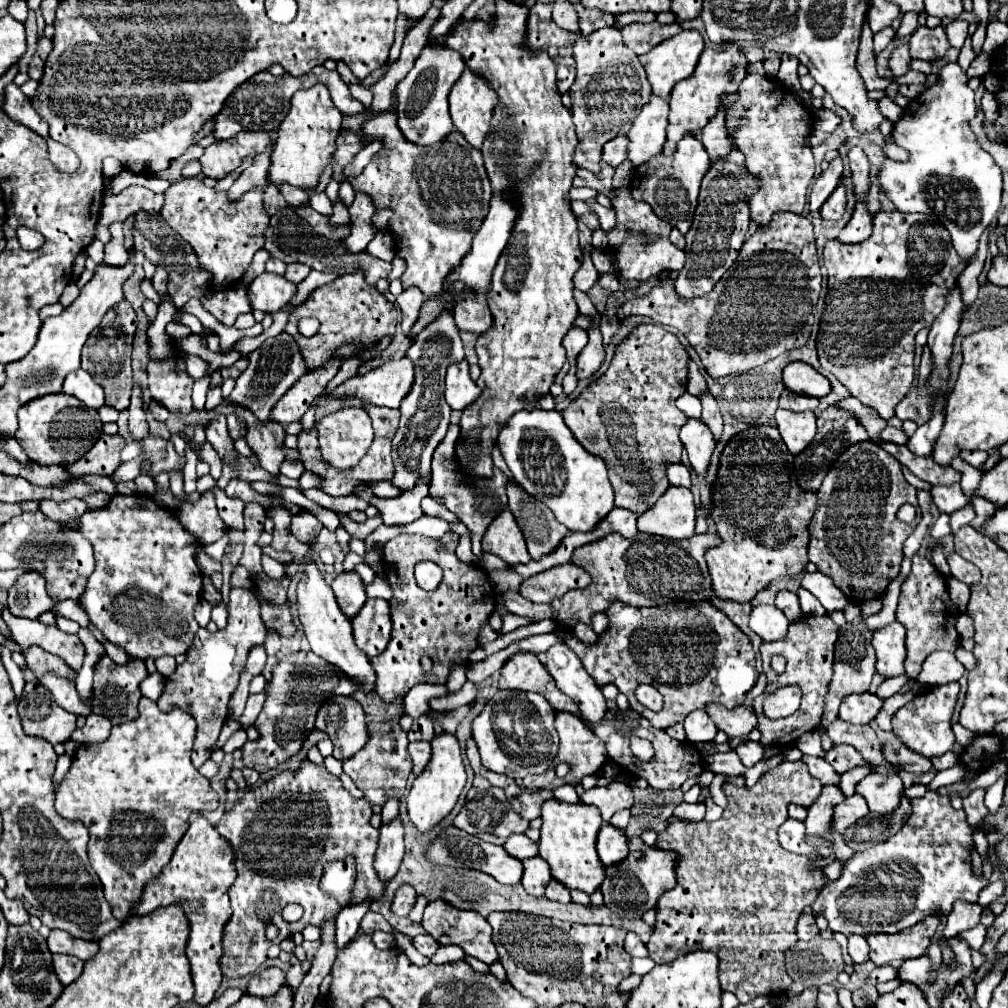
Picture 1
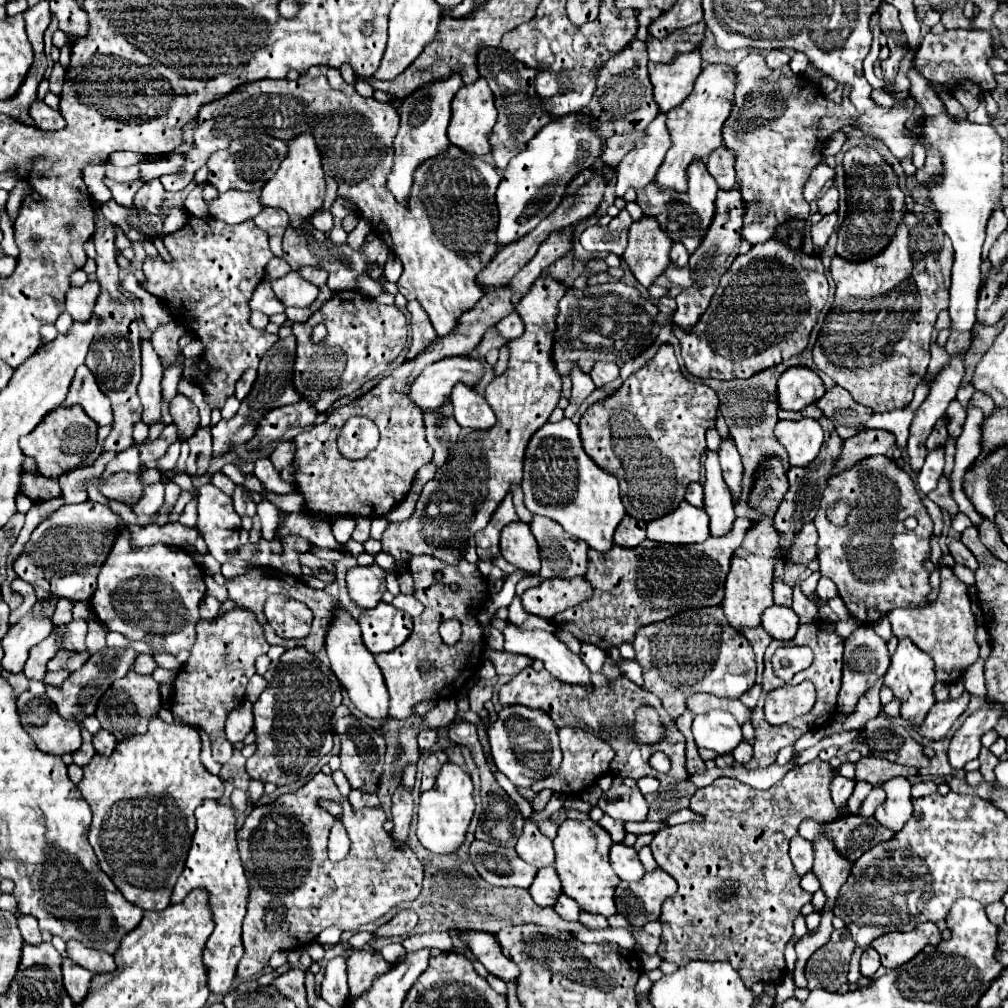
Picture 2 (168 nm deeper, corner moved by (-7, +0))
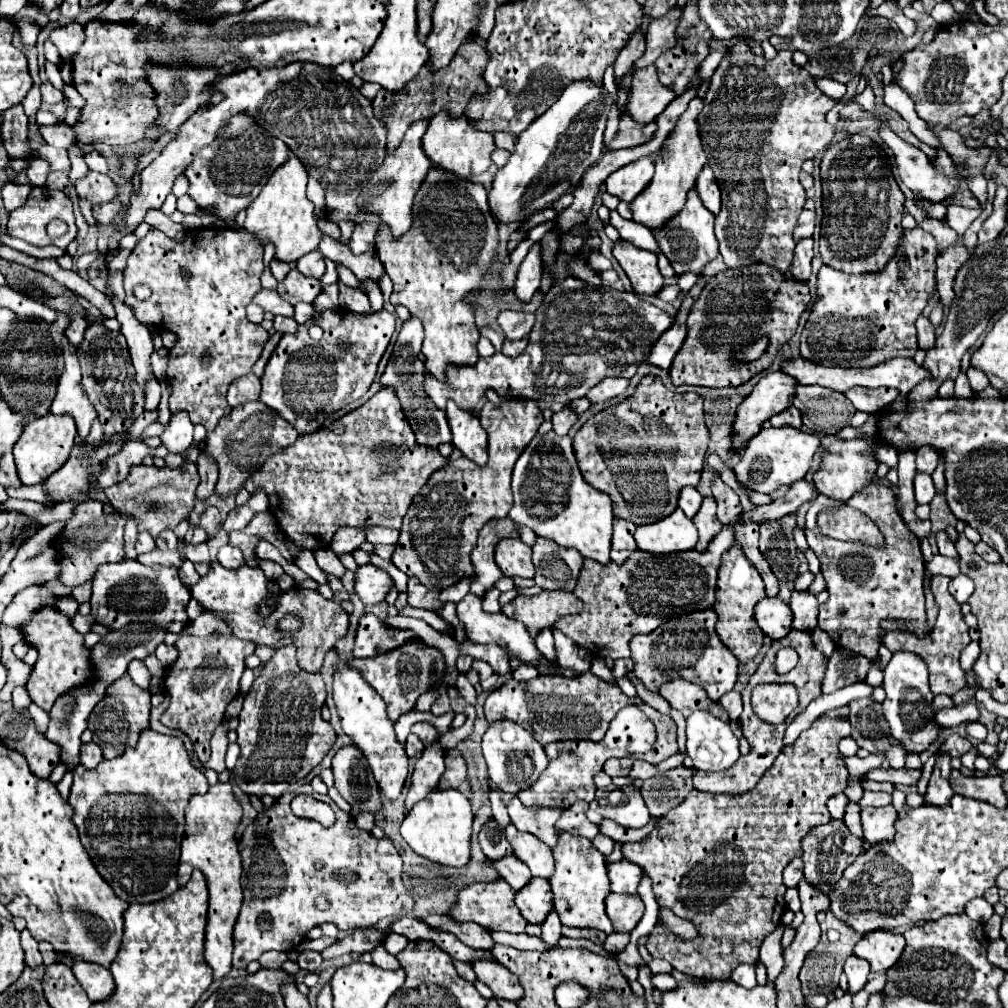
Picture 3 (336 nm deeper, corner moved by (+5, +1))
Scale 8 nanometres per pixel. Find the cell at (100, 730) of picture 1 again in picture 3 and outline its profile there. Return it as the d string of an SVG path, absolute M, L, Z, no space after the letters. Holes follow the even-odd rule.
M84 743L84 745L82 745L82 751L80 751L80 763L82 763L84 767L92 769L92 767L96 767L102 759L104 759L104 757L102 757L100 745L96 745L96 743Z

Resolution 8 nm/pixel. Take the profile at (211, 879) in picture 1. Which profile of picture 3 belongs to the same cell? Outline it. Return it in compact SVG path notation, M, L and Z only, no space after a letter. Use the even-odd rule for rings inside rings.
M216 783L206 795L194 795L186 807L186 831L178 865L178 885L186 885L192 871L200 869L208 883L208 921L204 939L204 959L212 967L214 981L222 979L232 969L232 929L242 905L240 873L242 863L236 843L236 827L242 819L242 809L232 793L230 783Z

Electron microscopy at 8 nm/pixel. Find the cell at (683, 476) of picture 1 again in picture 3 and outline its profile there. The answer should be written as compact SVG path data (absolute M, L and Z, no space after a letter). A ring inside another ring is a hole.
M688 487L688 489L682 489L682 491L680 491L678 507L680 507L688 517L694 517L694 515L698 513L700 503L702 503L702 495L700 495L694 487Z

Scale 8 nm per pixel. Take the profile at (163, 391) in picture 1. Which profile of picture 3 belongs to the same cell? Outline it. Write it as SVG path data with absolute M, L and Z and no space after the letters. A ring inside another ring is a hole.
M174 413L160 439L168 451L182 453L192 443L192 421L188 413Z

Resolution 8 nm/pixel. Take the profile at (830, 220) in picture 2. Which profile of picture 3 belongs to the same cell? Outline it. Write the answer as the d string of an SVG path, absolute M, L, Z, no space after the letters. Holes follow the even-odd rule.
M808 237L800 240L795 246L790 275L796 275L796 279L800 279L800 281L806 281L811 275L811 261L814 256L813 245L813 238Z

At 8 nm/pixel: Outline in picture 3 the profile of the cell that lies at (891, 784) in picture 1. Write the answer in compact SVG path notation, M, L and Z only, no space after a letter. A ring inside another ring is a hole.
M892 805L862 809L864 839L868 843L892 841L892 837L894 837L894 821L896 821L896 811L894 811Z

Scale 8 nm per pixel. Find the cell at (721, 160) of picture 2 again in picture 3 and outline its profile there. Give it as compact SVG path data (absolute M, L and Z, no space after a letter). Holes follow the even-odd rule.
M704 165L704 169L700 171L700 177L696 181L696 191L698 191L702 203L714 215L718 215L718 211L720 211L720 185L718 185L718 181L716 181L710 165Z

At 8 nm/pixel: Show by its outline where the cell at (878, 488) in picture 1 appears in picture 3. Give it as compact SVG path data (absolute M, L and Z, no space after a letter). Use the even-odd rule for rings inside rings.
M870 481L860 493L854 493L848 499L848 505L868 515L884 535L882 547L870 547L860 541L838 541L830 537L822 537L816 527L816 515L824 507L824 495L820 493L808 513L806 513L806 529L804 535L808 539L810 549L816 553L822 565L822 575L826 581L826 591L830 593L828 601L820 605L818 627L826 631L832 641L844 649L856 651L874 659L878 655L880 645L880 621L882 619L906 619L910 625L906 631L926 637L930 627L926 625L926 609L924 609L924 559L920 551L920 539L908 529L904 519L898 513L896 493L884 481Z

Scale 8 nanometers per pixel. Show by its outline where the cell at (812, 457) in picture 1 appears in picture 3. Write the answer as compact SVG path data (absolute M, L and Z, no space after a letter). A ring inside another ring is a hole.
M788 513L776 521L760 523L760 551L770 563L774 575L782 581L794 581L798 575L798 557L794 543L796 513Z

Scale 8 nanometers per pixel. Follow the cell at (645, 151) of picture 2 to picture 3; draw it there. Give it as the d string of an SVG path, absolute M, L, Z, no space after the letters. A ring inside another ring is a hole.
M640 157L640 161L632 161L632 165L616 169L604 185L610 195L620 197L622 201L632 201L650 183L652 173L654 173L654 159Z

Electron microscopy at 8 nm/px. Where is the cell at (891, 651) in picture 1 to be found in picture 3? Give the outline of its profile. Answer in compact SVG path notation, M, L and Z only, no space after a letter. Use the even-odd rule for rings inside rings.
M908 651L894 653L890 663L884 669L882 687L886 691L882 709L884 709L886 721L890 723L892 737L902 741L908 751L914 751L914 753L924 751L938 737L938 731L940 731L930 719L934 717L934 709L932 709L934 693L930 691L930 685L928 685L928 667L924 665L924 661L920 661L920 657L914 657L914 653L908 653Z

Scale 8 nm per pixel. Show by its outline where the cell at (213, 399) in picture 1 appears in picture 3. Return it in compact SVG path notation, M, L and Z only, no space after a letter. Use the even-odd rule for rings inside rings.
M192 461L180 465L178 469L134 465L124 481L108 487L108 499L116 511L136 515L140 531L150 531L152 537L158 537L160 531L174 529L182 519L188 519L194 507L194 491L198 481L198 465Z

